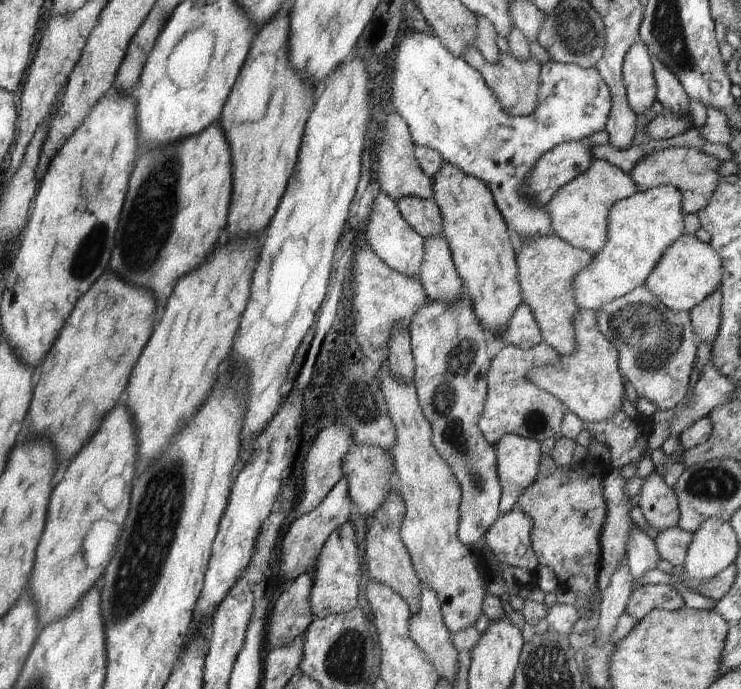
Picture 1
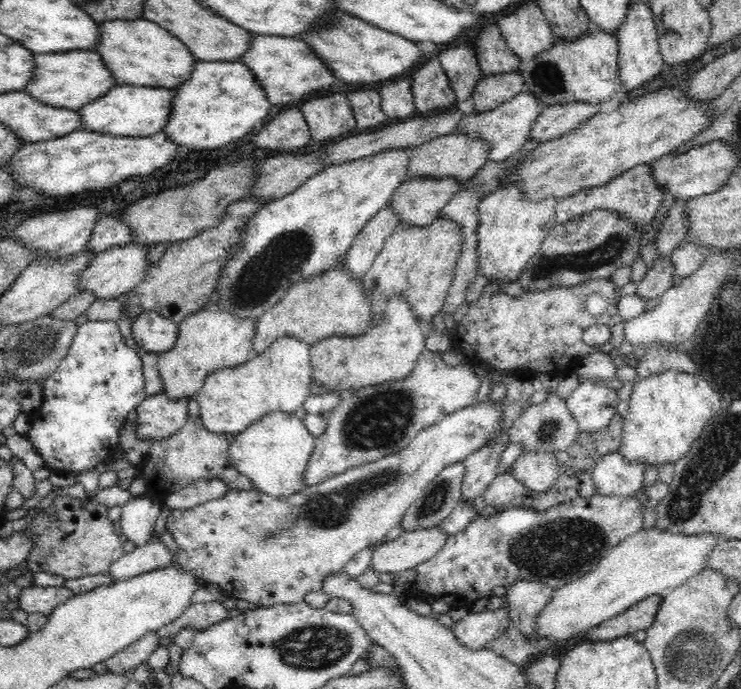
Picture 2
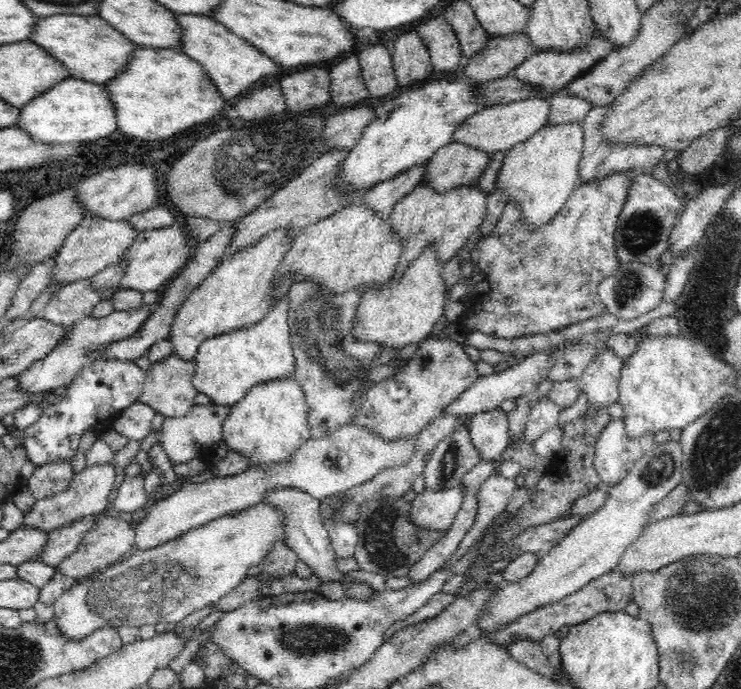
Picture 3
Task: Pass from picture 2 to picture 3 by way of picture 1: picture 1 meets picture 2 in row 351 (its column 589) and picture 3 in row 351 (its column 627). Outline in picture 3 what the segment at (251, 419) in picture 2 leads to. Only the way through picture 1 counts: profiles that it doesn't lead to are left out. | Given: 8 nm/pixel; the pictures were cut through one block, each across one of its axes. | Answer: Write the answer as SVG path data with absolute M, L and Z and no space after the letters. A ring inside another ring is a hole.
M284 296L273 304L258 324L204 340L194 358L193 385L197 391L206 394L214 404L232 407L257 384L293 376L295 360L290 343L292 332L288 322L288 306L288 299Z

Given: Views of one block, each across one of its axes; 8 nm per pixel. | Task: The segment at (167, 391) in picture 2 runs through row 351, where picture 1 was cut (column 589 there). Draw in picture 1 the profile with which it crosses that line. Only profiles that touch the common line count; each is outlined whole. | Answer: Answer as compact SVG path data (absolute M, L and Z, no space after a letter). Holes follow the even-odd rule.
M593 159L584 174L556 190L556 194L552 194L552 200L543 207L552 220L550 226L556 236L573 247L598 254L606 244L610 206L636 193L636 184L628 174L605 160Z

